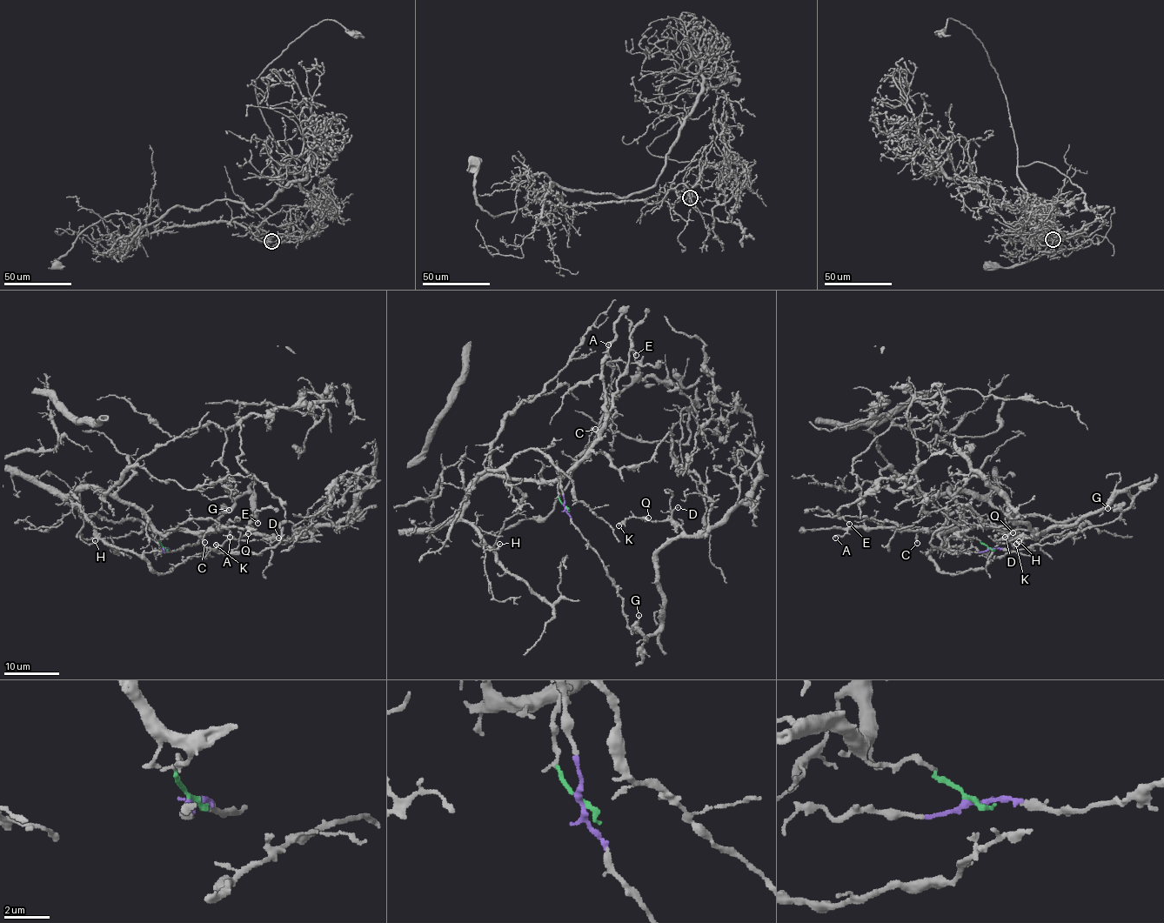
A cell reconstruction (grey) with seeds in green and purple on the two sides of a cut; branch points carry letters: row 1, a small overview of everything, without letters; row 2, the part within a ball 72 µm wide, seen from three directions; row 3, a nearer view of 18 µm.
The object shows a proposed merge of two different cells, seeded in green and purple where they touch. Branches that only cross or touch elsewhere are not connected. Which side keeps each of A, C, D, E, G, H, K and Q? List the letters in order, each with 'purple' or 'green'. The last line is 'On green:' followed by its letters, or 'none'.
A: green
C: green
D: purple
E: green
G: purple
H: green
K: purple
Q: purple
On green: A, C, E, H

